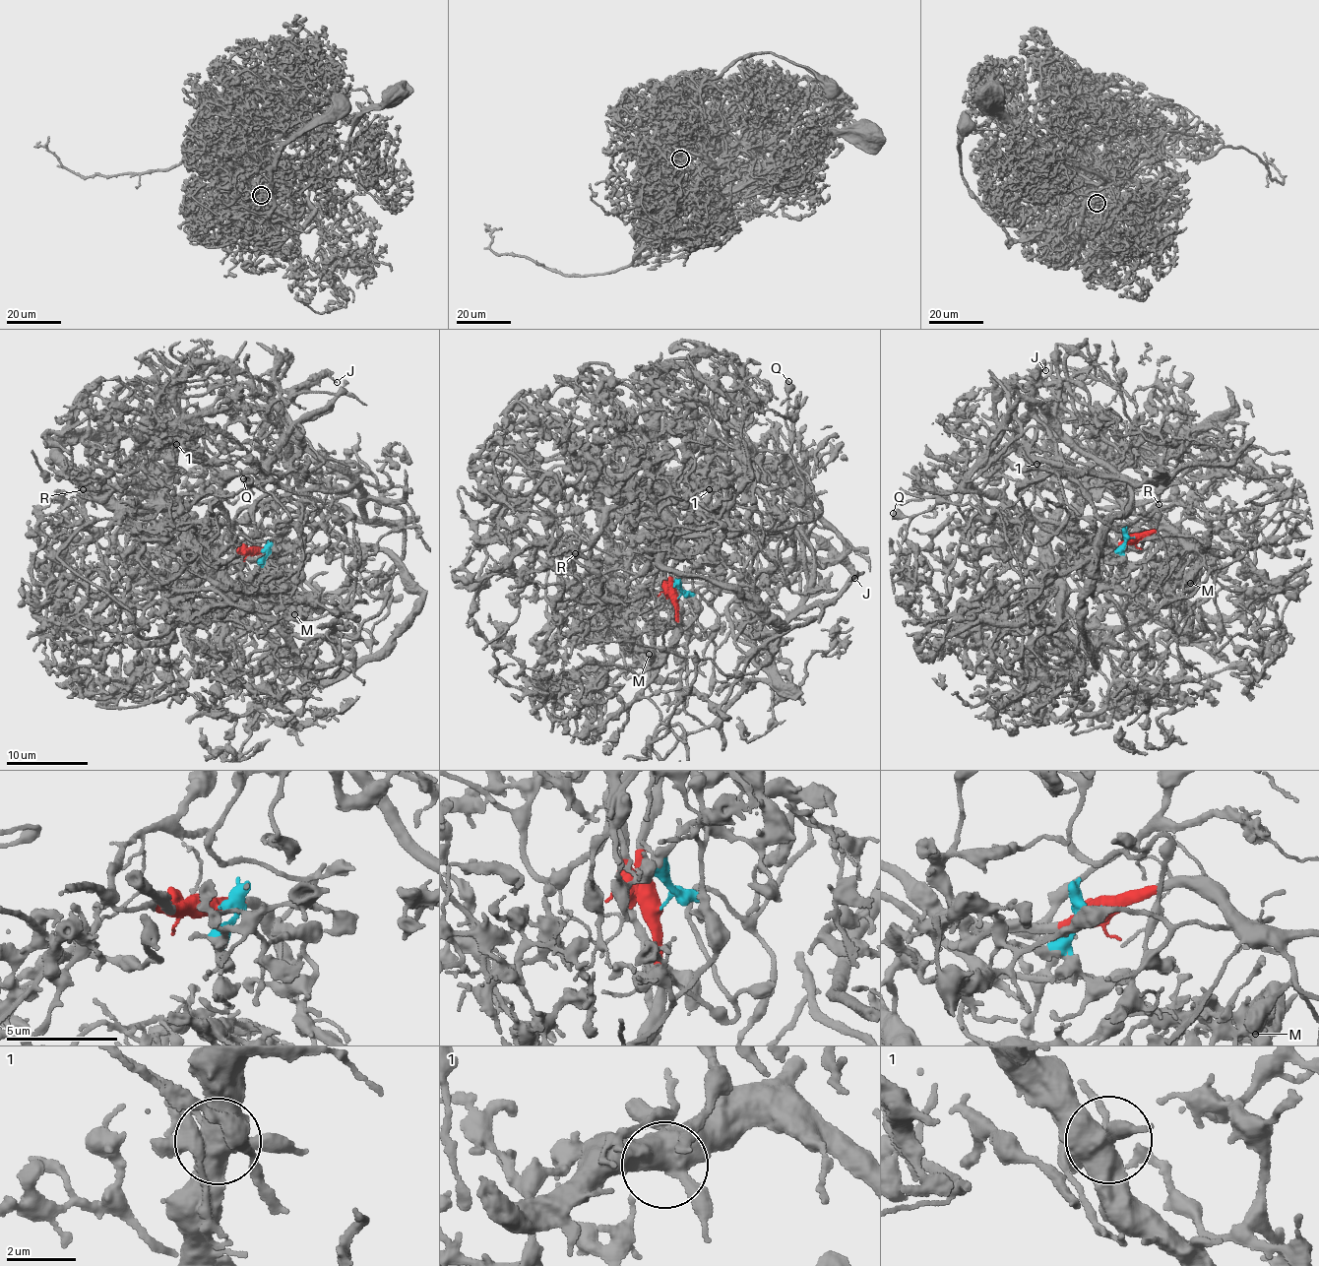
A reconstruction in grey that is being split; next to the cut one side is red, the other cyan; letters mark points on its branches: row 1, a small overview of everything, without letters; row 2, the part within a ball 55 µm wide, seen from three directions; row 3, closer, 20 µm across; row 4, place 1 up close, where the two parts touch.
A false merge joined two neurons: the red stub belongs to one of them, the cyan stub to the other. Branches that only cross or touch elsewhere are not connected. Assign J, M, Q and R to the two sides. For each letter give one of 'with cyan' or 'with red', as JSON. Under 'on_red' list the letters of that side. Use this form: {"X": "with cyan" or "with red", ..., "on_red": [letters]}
{"J": "with red", "M": "with red", "Q": "with red", "R": "with red", "on_red": ["J", "M", "Q", "R"]}

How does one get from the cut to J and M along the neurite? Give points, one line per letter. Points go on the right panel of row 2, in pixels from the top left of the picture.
J: (1133, 536), (1109, 547), (1051, 553), (1059, 491), (1015, 443), (1045, 370)
M: (1133, 536), (1139, 533), (1171, 529), (1203, 557), (1203, 565), (1190, 584)

